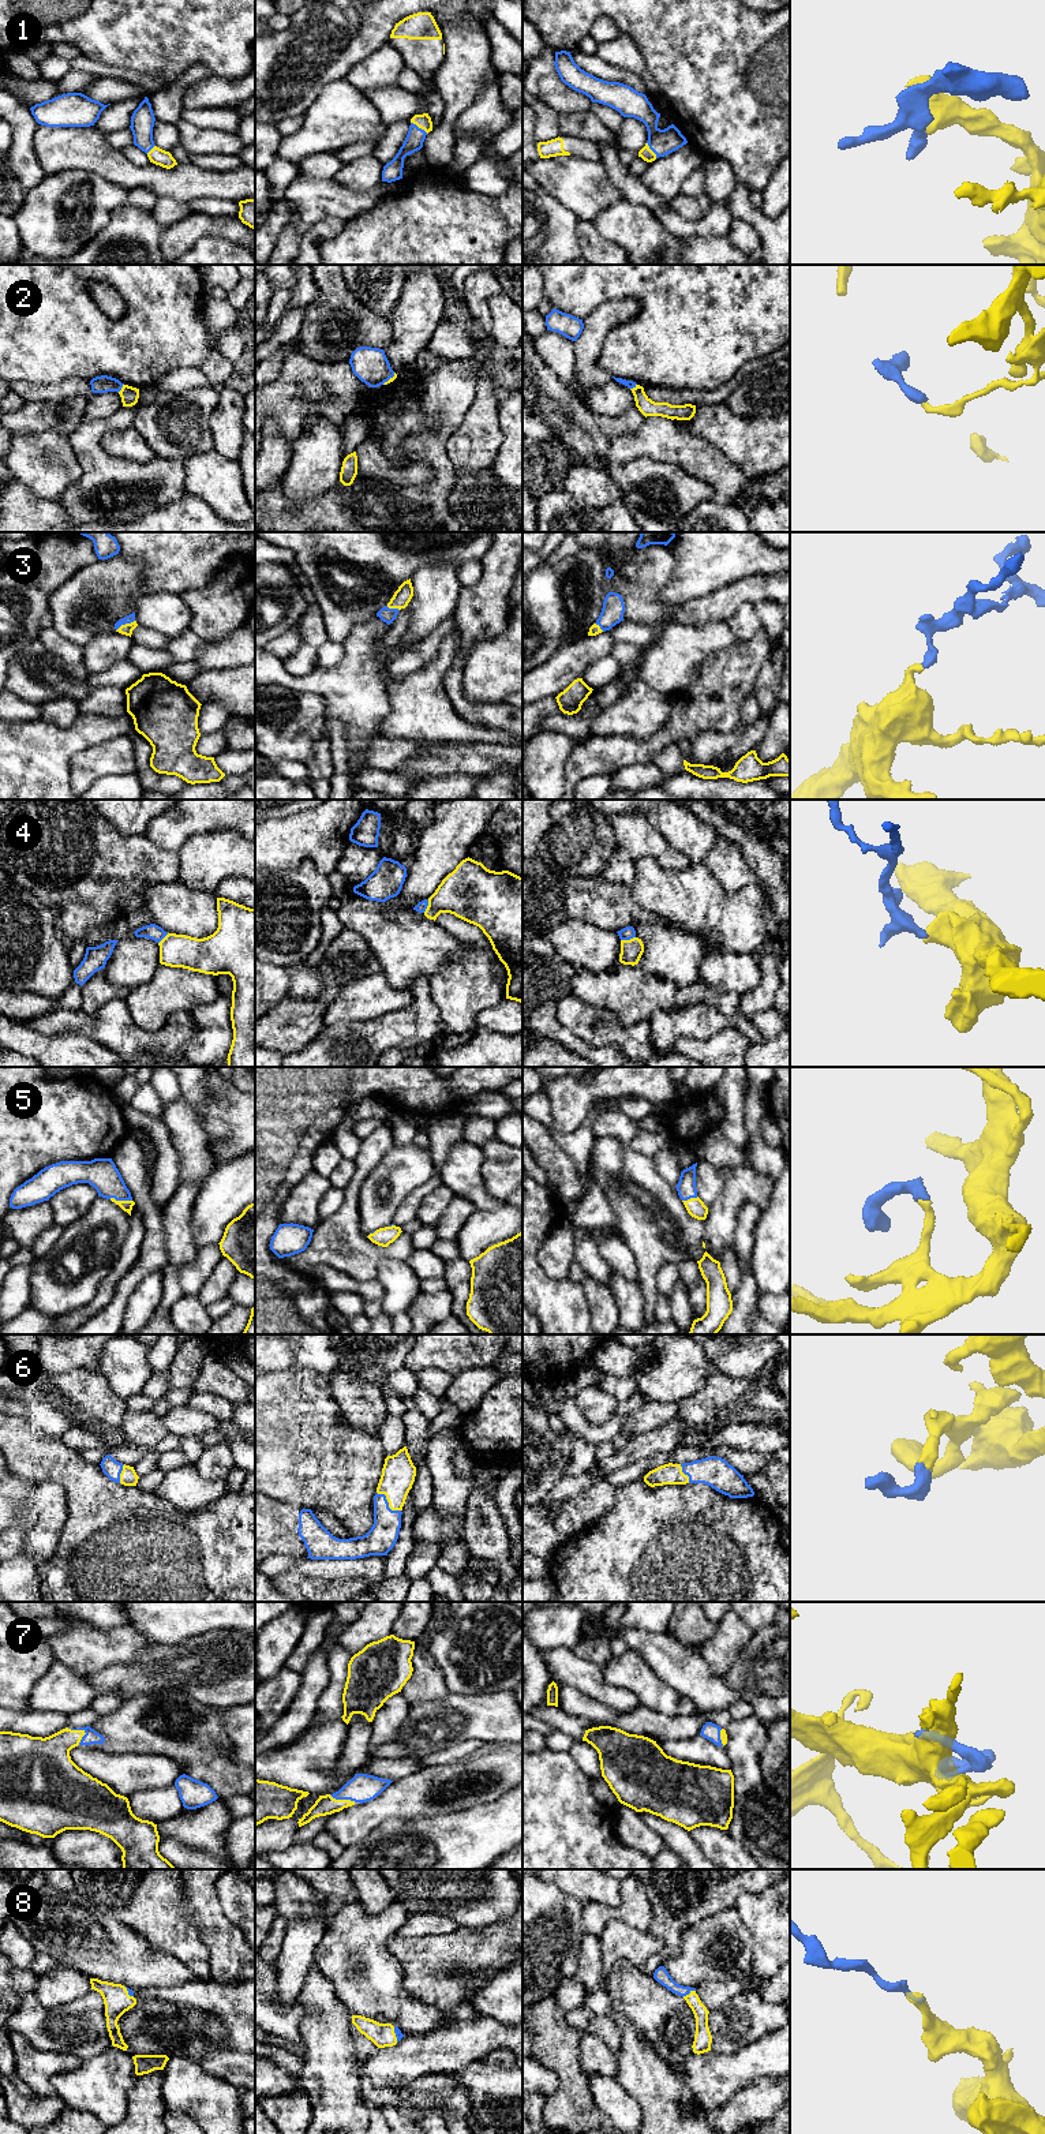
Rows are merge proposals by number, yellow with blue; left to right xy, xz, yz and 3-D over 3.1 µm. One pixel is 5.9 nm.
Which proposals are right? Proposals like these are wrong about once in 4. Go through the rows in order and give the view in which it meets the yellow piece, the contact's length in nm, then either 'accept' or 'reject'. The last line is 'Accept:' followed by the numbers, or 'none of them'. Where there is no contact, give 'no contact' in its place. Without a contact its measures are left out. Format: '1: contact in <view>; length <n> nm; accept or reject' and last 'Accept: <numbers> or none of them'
1: contact in xz; length 120 nm; accept
2: contact in xy; length 70 nm; accept
3: contact in xy; length 130 nm; accept
4: contact in yz; length 90 nm; reject
5: contact in xy; length 140 nm; accept
6: contact in xz; length 180 nm; accept
7: contact in xy; length 130 nm; accept
8: contact in yz; length 90 nm; accept
Accept: 1, 2, 3, 5, 6, 7, 8

